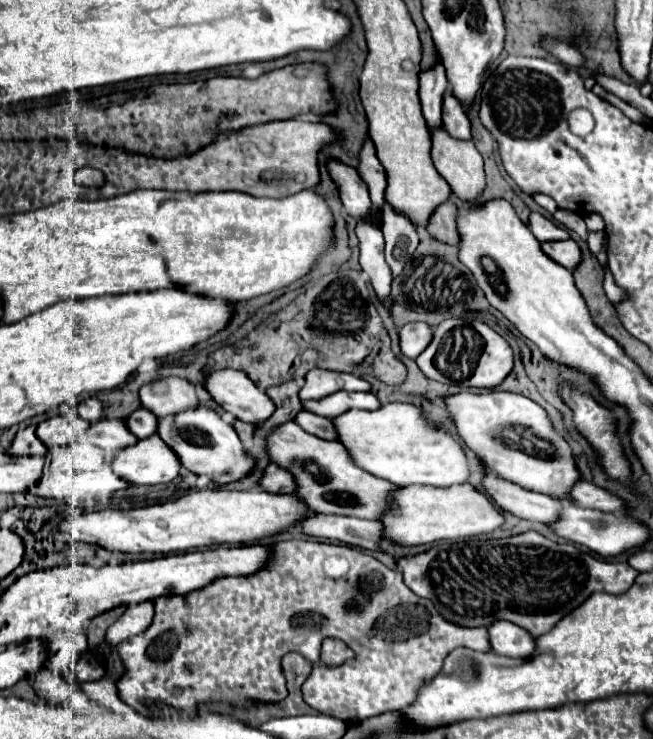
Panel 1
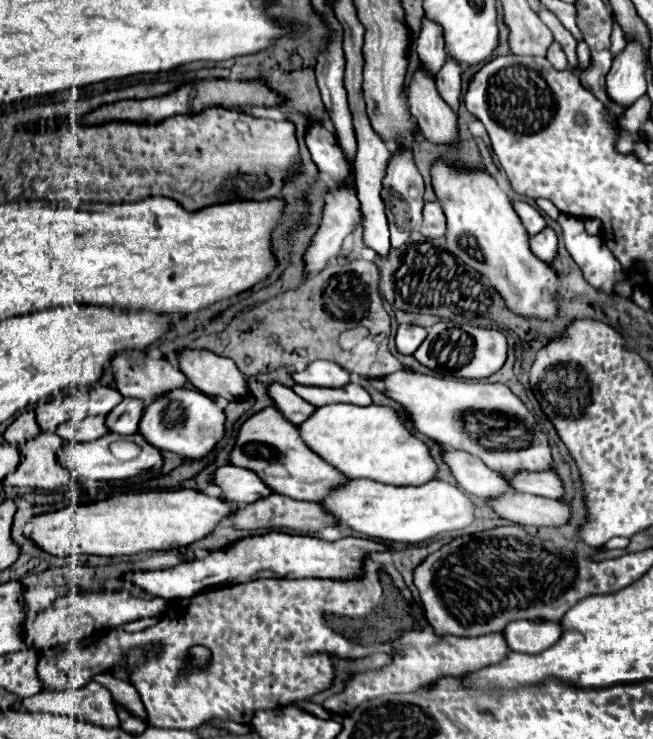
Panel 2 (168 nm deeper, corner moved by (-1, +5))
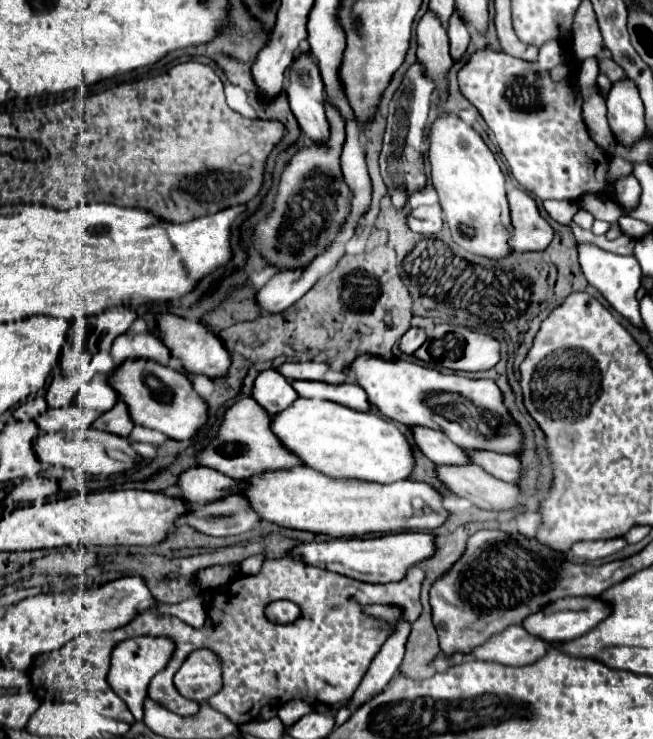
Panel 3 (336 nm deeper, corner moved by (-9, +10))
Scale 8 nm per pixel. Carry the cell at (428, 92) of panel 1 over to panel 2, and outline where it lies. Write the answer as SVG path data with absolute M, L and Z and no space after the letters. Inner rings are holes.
M426 17L422 21L422 31L418 37L416 51L420 55L424 69L428 69L428 73L432 73L432 77L436 77L436 71L440 71L444 67L444 61L448 59L448 55L444 51L444 37L442 37L440 25L436 25L434 21L430 21Z

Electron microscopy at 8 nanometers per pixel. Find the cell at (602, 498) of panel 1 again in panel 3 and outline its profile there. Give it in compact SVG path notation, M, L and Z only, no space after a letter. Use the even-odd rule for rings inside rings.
M466 450L468 456L472 456L472 464L484 468L490 476L496 476L504 482L518 482L520 478L520 462L518 458L510 454L498 454L498 452L480 452L480 450Z

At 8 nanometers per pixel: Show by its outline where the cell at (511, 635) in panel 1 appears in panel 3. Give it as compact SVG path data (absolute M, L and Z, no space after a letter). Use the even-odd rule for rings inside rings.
M572 596L572 598L562 598L552 602L552 606L528 616L528 620L524 620L524 628L534 634L540 636L546 642L568 642L574 638L580 638L582 634L586 634L588 630L592 630L596 624L600 624L606 616L610 616L612 606L600 598L584 598L584 596Z

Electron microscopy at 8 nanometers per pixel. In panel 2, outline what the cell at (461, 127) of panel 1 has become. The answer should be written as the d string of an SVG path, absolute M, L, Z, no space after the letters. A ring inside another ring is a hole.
M448 57L444 69L440 69L440 73L436 75L436 89L440 97L448 103L448 107L454 109L454 113L458 113L460 107L460 85L462 85L460 71L462 71L460 65Z

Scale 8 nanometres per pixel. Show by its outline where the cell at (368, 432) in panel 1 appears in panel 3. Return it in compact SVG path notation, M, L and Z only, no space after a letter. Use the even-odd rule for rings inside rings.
M298 398L294 400L284 412L278 412L272 416L270 424L274 436L288 448L294 456L302 460L304 466L324 472L324 476L332 478L348 478L348 480L364 480L364 482L380 482L380 484L392 484L396 480L408 478L414 466L412 458L412 444L400 434L396 424L380 414L374 412L356 412L346 406L328 402L328 400L308 400L308 398Z

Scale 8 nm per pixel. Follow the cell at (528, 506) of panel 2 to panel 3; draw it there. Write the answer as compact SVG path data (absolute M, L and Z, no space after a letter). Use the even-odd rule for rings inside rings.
M472 464L436 466L436 478L450 492L484 510L508 510L520 502L520 492L514 484L502 482Z

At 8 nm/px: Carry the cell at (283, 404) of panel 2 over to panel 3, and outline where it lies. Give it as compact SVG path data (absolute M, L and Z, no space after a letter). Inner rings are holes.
M264 370L254 380L252 398L268 414L276 414L276 412L288 408L298 398L298 394L294 392L290 382L282 374L278 374L276 370Z

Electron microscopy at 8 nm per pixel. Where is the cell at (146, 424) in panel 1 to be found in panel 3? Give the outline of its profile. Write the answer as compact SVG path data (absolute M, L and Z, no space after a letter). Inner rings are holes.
M116 402L112 410L104 412L100 418L94 420L92 428L96 430L104 430L104 432L112 432L116 436L128 437L132 432L132 420L128 416L128 408L124 402Z

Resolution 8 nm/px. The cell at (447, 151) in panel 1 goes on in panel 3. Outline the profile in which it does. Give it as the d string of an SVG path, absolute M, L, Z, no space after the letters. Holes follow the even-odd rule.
M426 12L416 28L418 36L418 52L416 56L420 58L420 64L426 68L428 76L436 80L438 84L438 98L446 98L446 74L450 66L454 64L450 56L450 44L448 44L448 34L444 26L440 24L440 18L434 12Z

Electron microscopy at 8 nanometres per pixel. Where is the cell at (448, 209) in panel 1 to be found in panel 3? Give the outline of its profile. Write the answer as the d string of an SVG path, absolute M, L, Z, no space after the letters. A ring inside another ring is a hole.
M438 204L418 206L408 216L408 228L412 232L420 232L420 234L436 234L436 232L440 232L442 224L444 224L444 220L442 220L442 210Z

